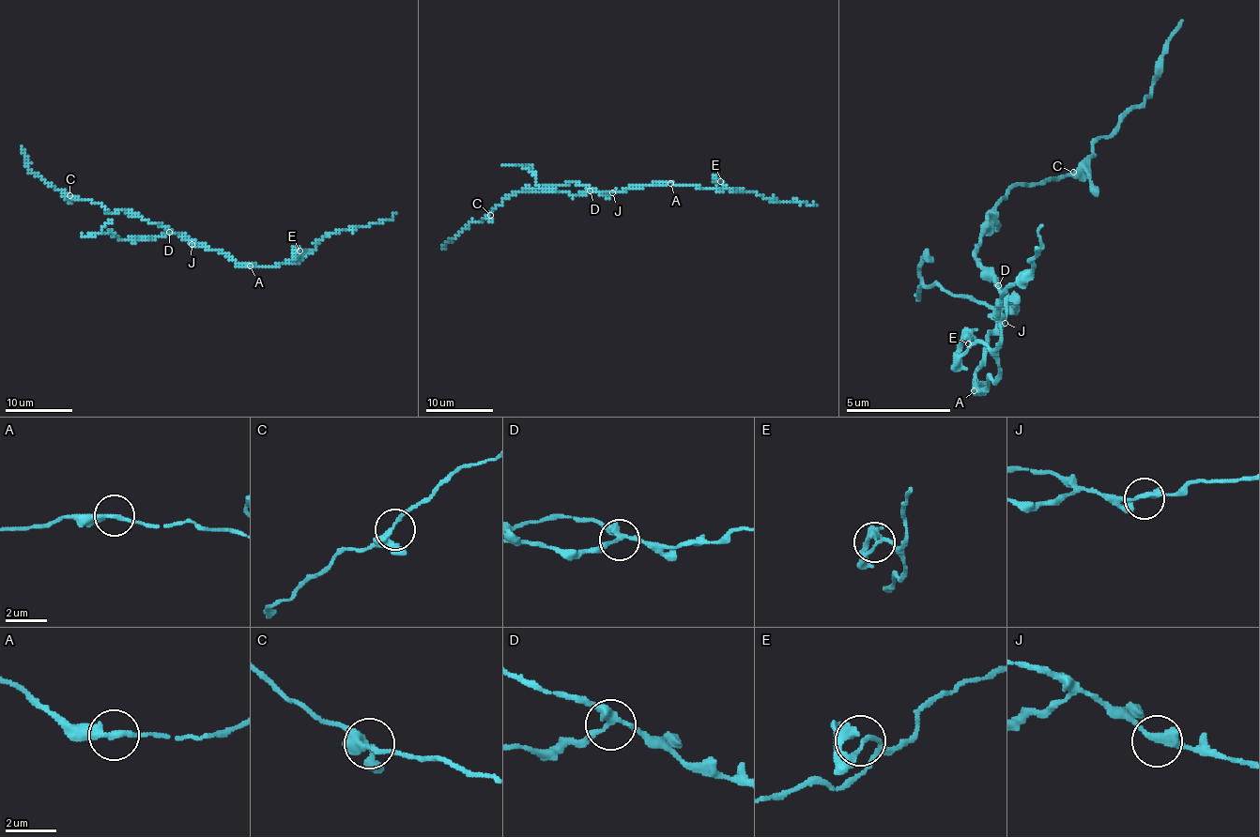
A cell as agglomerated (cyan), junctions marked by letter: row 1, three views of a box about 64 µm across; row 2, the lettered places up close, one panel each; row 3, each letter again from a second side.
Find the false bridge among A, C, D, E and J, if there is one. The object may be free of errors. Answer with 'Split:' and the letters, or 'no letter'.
Split: D

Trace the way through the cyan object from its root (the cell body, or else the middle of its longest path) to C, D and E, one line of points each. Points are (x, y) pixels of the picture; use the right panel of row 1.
C: (1000, 318), (1005, 296), (974, 260), (990, 219), (994, 229), (994, 203), (1015, 188), (1031, 188), (1073, 172)
D: (1000, 318), (1005, 312), (1005, 296), (994, 281), (1000, 286)
E: (1000, 318), (974, 370), (974, 390), (984, 390), (979, 390), (994, 380), (1000, 359), (984, 343), (968, 343)

